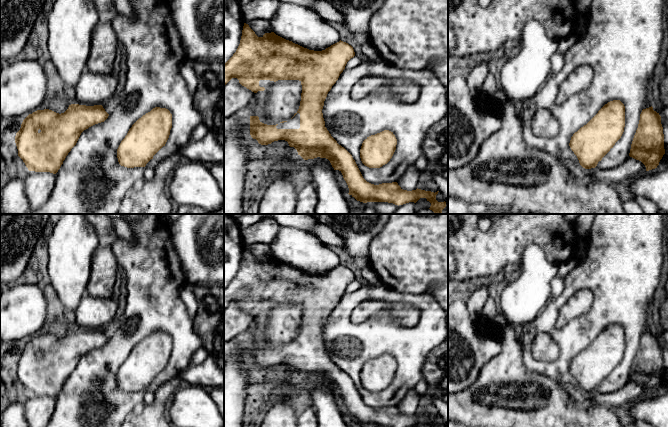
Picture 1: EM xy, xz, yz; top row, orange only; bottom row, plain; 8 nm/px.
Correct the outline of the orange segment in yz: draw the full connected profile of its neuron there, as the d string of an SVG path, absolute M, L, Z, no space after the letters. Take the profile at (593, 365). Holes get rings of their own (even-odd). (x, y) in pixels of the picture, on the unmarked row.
M620 324L610 325L573 358L569 370L583 392L595 392L621 362L624 351L624 328Z

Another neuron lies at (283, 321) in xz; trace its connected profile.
M278 304L265 312L266 330L261 334L260 346L276 349L290 344L297 337L302 317L299 304Z

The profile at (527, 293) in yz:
M530 244L524 249L521 266L510 280L499 288L499 313L507 324L524 326L538 317L550 300L551 281L557 276L559 266L550 262L544 250L536 244Z

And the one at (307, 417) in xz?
M306 404L302 407L298 414L298 421L296 427L317 427L318 417L313 406Z

